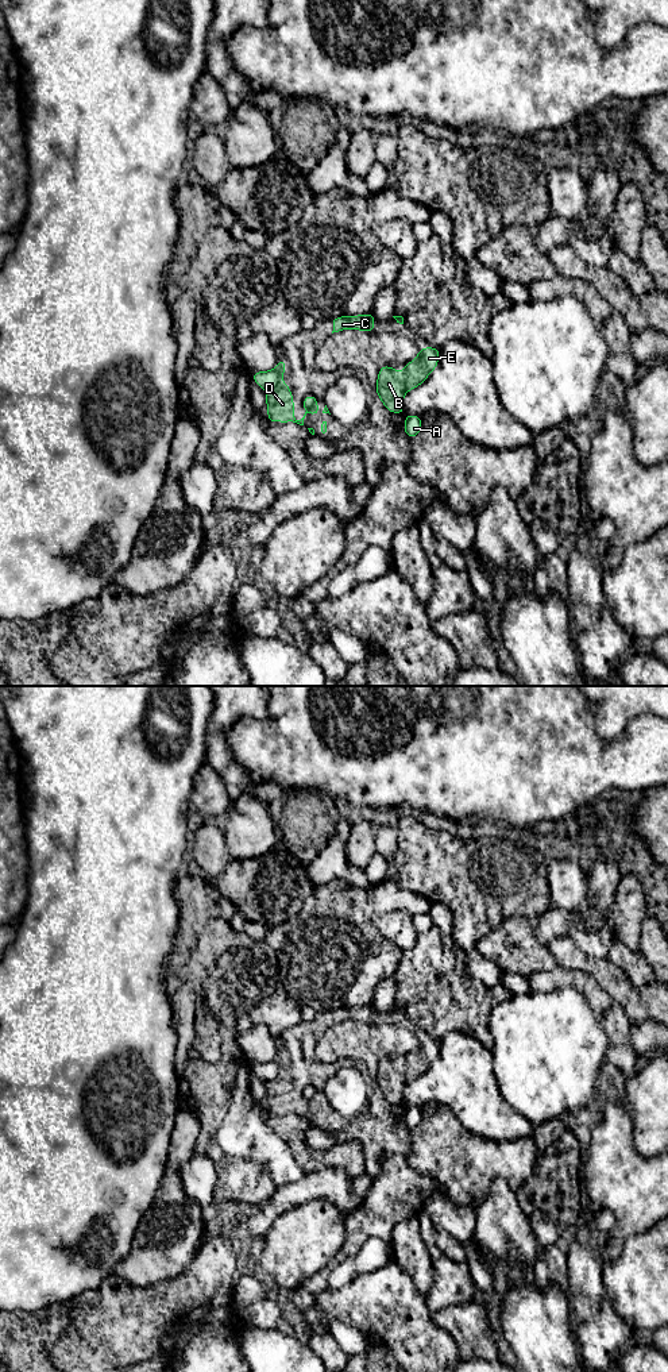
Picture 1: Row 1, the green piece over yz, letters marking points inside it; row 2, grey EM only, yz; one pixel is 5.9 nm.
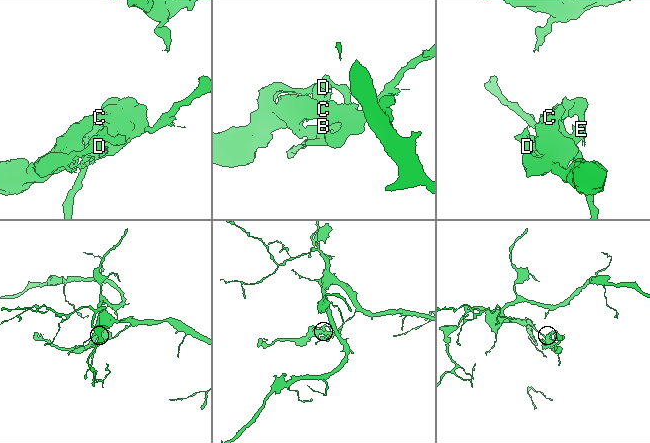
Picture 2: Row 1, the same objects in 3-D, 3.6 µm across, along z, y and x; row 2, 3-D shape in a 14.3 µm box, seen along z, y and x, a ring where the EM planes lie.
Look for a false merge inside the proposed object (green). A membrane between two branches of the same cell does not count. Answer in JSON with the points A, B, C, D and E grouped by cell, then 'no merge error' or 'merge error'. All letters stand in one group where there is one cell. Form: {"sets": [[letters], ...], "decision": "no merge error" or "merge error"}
{"sets": [["A"], ["B", "C", "D", "E"]], "decision": "merge error"}

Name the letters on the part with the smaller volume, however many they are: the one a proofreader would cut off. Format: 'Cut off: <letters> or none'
Cut off: B, C, D, E

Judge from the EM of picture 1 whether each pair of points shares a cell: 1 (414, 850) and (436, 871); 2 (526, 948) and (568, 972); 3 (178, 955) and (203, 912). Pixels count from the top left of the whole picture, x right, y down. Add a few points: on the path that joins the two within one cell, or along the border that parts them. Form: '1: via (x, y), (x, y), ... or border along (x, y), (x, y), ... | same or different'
1: via (420, 855), (431, 866) | same
2: border along (537, 939), (555, 966), (528, 978) | different
3: via (184, 944), (192, 922) | same

